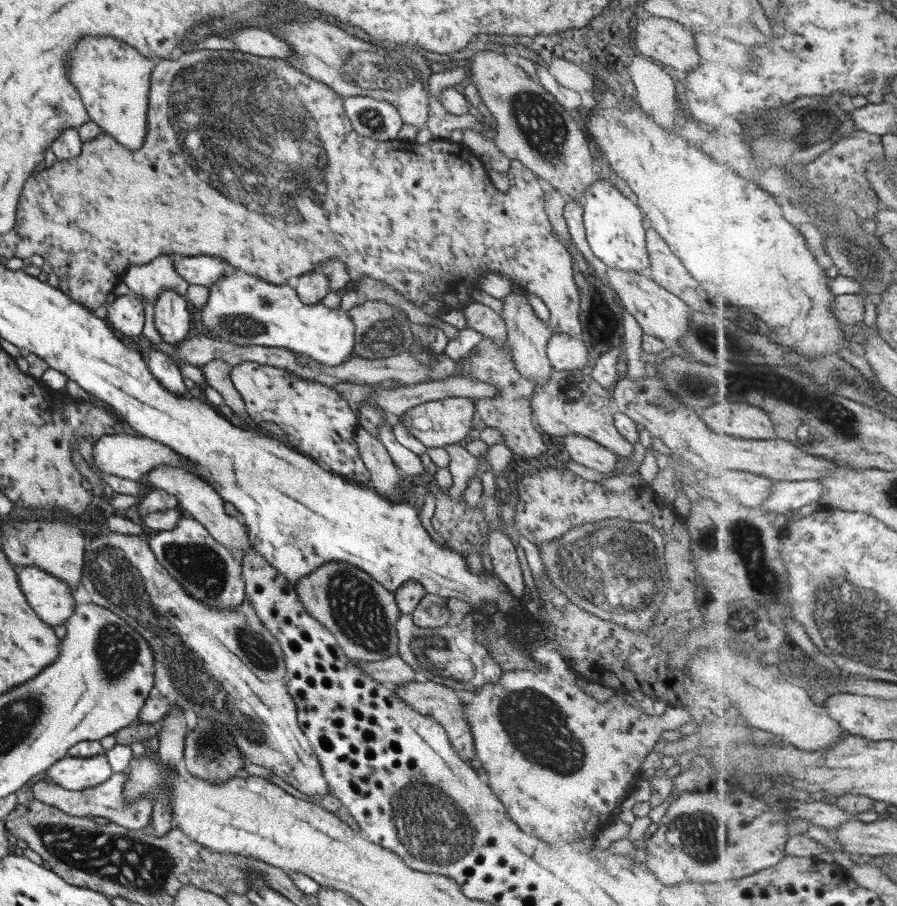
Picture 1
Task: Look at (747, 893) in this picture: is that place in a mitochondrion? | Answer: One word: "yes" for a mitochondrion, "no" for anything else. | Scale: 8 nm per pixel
no

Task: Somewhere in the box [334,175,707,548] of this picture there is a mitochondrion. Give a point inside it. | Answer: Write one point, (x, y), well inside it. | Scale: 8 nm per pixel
(378, 337)

